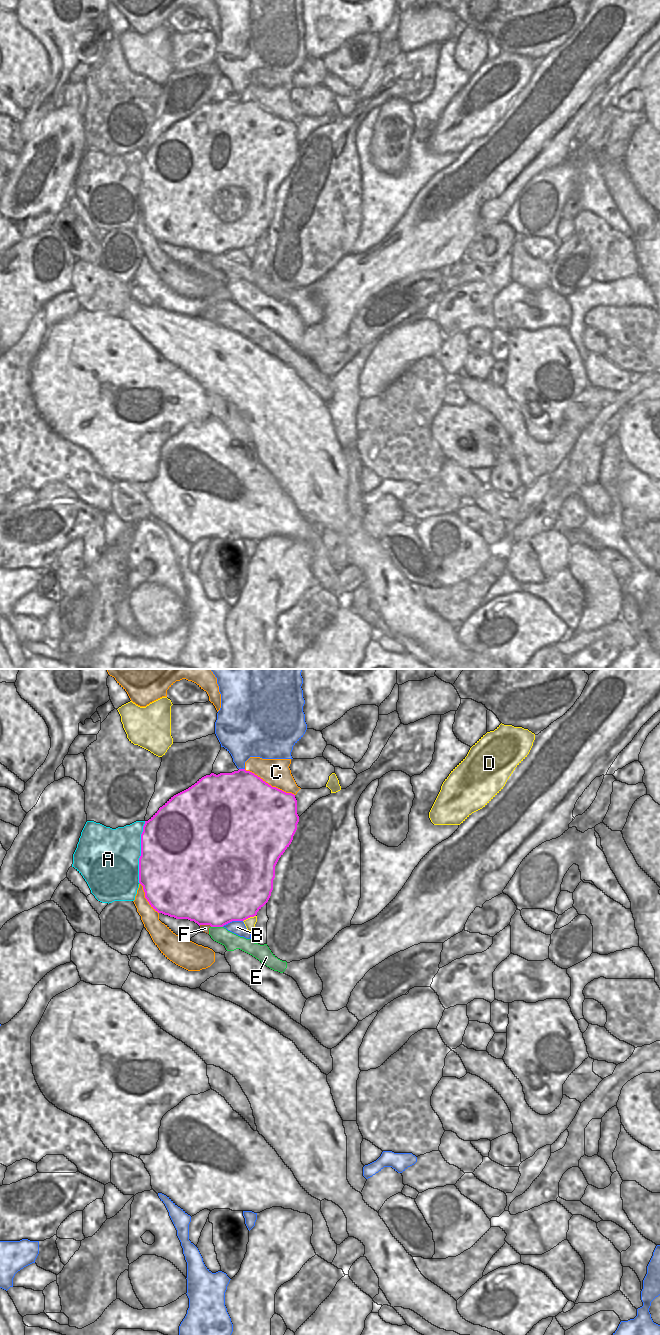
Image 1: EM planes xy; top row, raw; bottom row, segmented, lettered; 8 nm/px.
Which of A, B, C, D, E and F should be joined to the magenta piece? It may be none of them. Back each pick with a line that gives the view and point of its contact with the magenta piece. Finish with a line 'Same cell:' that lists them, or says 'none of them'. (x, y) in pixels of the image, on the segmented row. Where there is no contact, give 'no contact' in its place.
Same cell: none of them

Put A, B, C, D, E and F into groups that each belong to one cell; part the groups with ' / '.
A / B / C / D / E F

